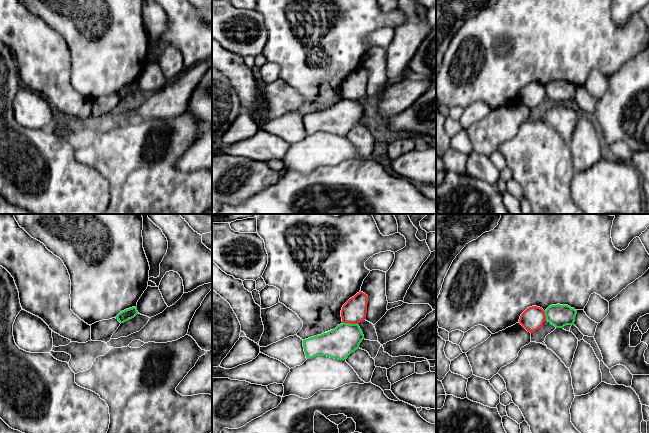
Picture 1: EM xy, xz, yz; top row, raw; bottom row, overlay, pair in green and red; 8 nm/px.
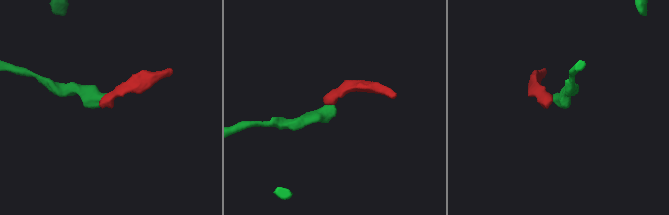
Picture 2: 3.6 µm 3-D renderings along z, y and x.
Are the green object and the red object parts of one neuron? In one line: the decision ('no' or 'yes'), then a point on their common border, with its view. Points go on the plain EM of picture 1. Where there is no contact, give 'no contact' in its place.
no | xz (350, 100)

